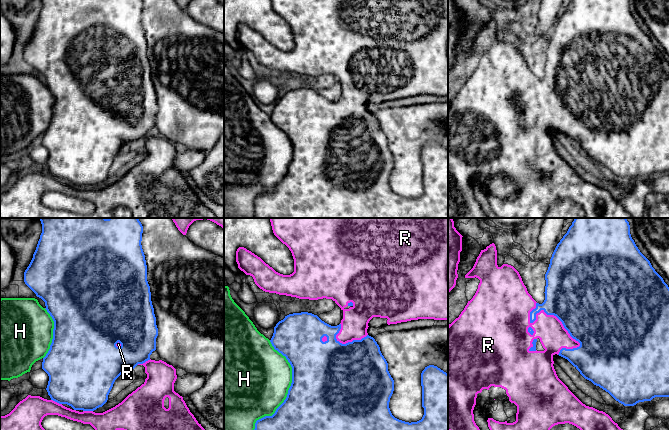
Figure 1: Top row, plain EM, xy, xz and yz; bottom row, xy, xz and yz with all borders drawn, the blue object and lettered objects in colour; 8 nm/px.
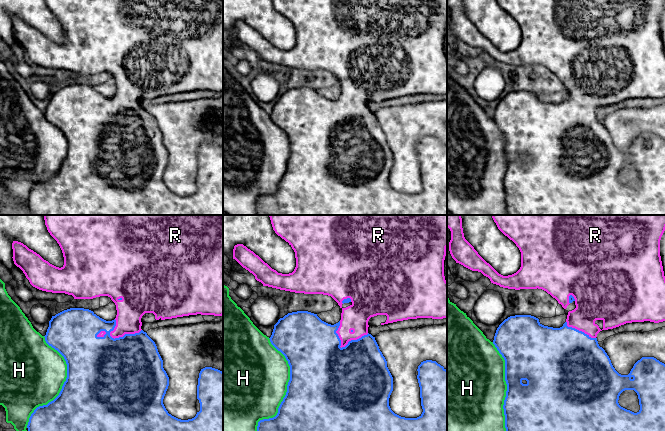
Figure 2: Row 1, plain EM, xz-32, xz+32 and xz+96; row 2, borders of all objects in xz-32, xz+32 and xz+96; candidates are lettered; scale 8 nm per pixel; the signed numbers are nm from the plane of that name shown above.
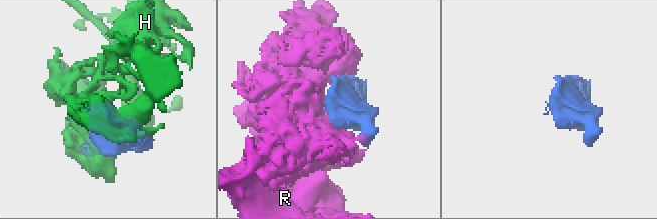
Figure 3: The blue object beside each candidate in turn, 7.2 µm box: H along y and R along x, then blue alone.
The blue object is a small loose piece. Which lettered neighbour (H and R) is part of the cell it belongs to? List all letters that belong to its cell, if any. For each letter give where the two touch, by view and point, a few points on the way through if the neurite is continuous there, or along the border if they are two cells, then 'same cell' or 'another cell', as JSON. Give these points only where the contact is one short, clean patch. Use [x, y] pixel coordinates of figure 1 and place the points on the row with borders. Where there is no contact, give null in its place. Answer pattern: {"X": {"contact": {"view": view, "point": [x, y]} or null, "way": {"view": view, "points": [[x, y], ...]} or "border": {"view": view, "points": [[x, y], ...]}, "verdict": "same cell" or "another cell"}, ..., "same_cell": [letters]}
{"H": {"contact": {"view": "xz", "point": [289, 388]}, "verdict": "another cell"}, "R": {"contact": {"view": "yz", "point": [547, 314]}, "verdict": "same cell"}, "same_cell": ["R"]}

